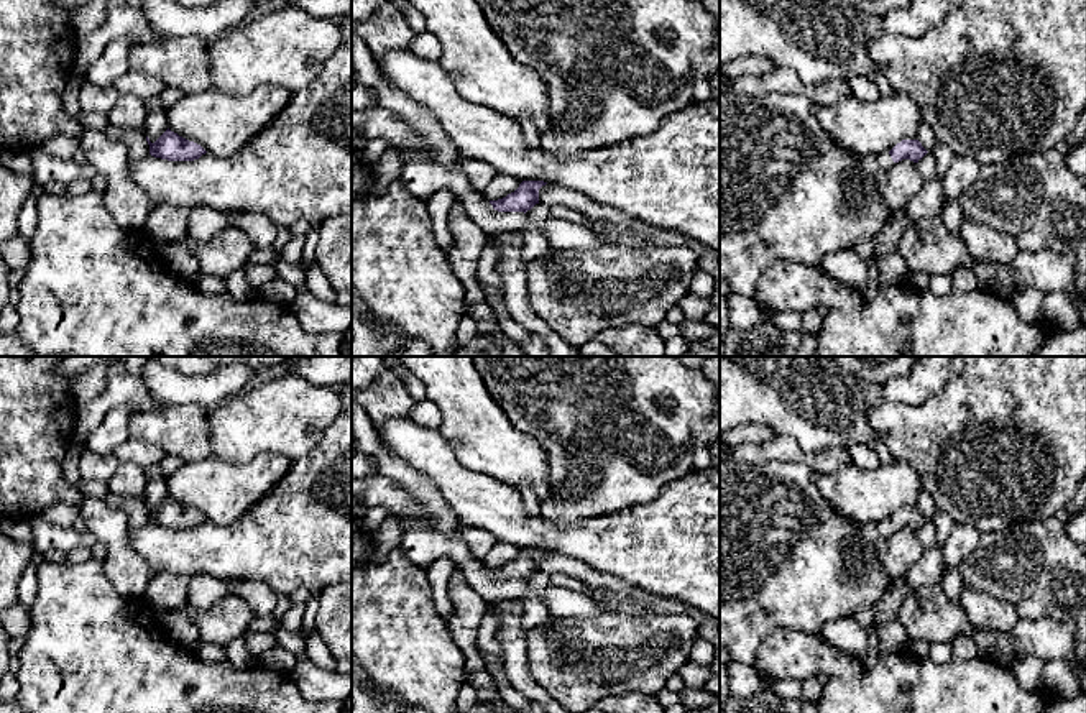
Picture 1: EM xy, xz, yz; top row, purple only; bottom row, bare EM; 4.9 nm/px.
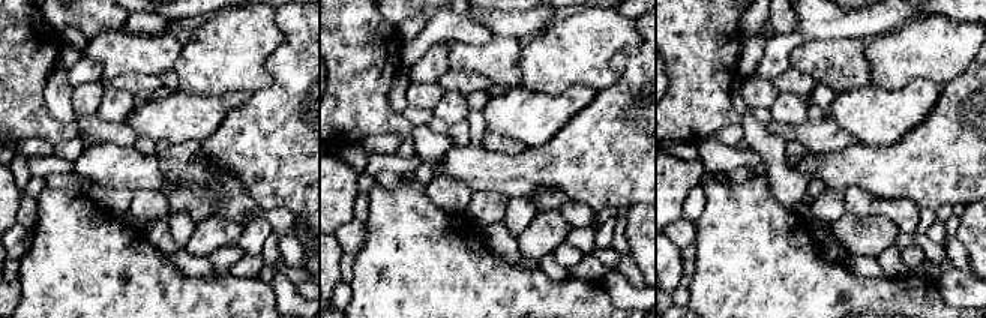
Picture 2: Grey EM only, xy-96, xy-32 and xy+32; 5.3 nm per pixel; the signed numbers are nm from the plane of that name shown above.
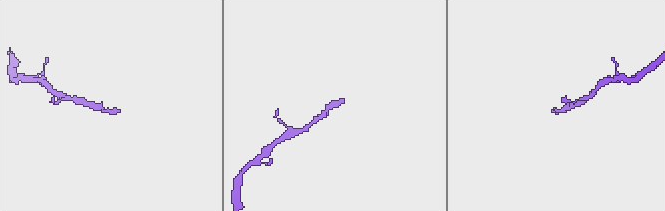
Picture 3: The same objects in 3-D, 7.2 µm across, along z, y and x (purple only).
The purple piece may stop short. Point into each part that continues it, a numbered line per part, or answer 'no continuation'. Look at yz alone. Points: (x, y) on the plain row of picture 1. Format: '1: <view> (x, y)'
1: yz (787, 561)

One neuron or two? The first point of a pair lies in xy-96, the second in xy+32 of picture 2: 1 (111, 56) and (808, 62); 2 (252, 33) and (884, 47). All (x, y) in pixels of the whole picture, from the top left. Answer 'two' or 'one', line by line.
1: one
2: one

